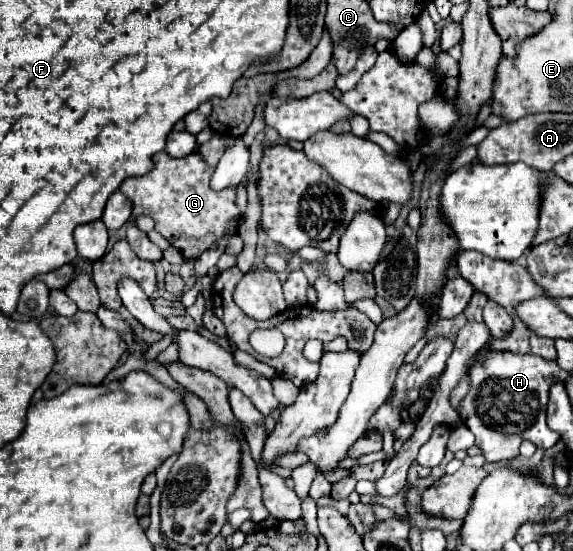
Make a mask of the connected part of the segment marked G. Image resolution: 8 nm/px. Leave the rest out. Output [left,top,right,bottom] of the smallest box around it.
[120,151,240,261]

